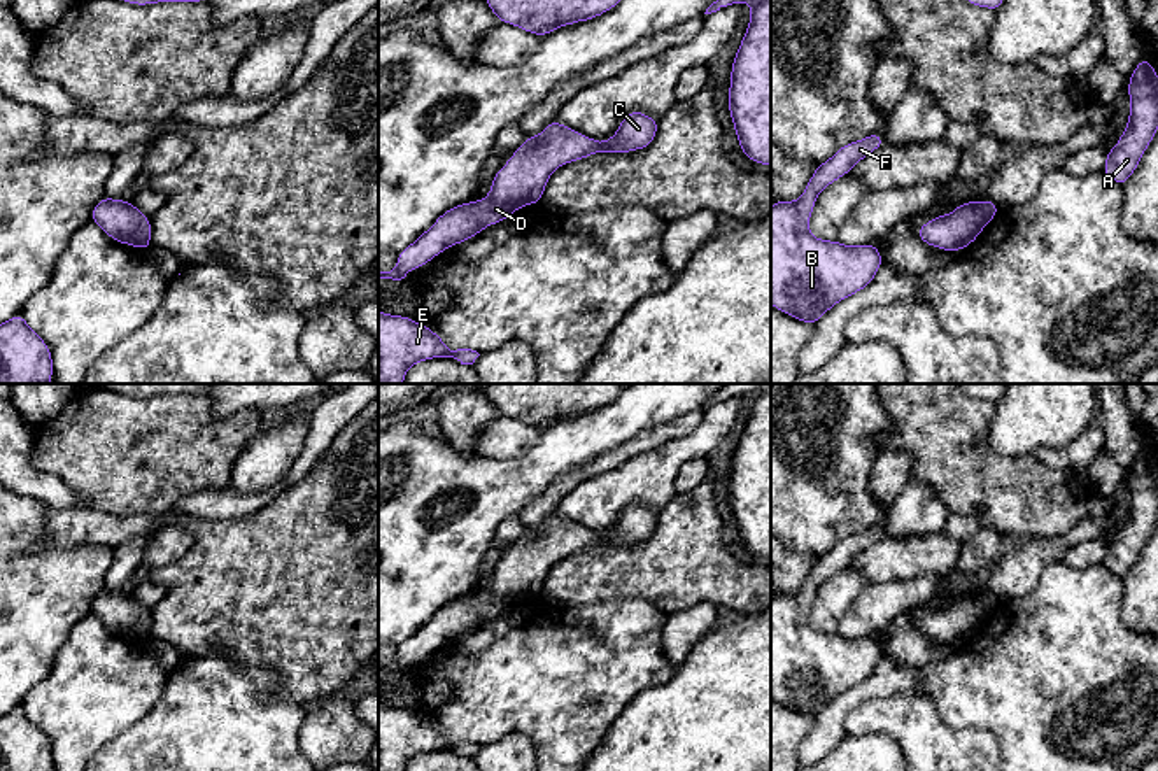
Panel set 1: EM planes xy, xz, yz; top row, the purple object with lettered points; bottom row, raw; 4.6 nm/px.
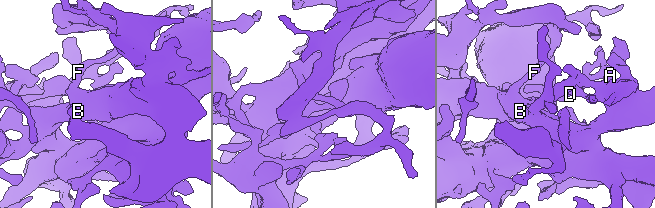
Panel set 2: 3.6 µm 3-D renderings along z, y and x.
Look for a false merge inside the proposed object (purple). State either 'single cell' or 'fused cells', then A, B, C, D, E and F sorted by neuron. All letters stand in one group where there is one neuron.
single cell | A B C D E F

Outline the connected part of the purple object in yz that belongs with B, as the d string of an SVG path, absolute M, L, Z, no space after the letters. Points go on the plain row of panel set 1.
M881 526L844 536L818 557L795 594L771 599L771 697L809 718L841 692L867 680L883 647L876 636L844 638L809 626L816 589L885 536Z

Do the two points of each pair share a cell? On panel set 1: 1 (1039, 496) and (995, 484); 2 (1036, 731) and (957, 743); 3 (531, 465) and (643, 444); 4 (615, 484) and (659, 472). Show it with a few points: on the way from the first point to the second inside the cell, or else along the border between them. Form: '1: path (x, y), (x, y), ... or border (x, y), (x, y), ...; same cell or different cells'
1: path (1029, 496), (1006, 495); same cell
2: border (955, 729), (987, 728), (995, 736), (1001, 752); different cells
3: border (649, 430), (575, 468); different cells
4: path (626, 484), (649, 479); same cell

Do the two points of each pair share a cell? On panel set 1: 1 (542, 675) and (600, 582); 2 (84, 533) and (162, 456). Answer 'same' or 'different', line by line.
1: different
2: different

